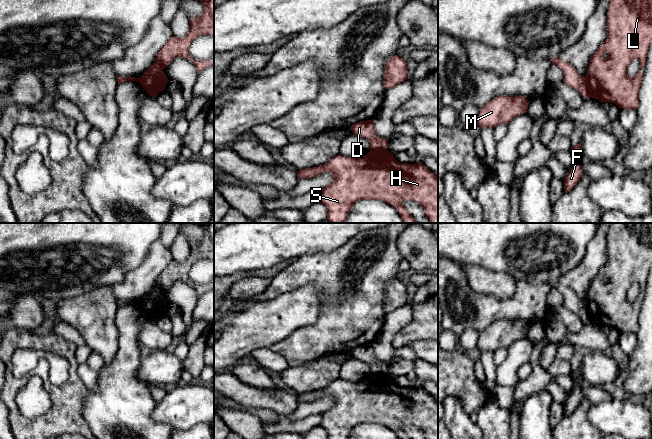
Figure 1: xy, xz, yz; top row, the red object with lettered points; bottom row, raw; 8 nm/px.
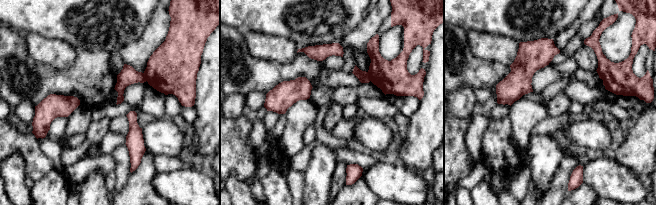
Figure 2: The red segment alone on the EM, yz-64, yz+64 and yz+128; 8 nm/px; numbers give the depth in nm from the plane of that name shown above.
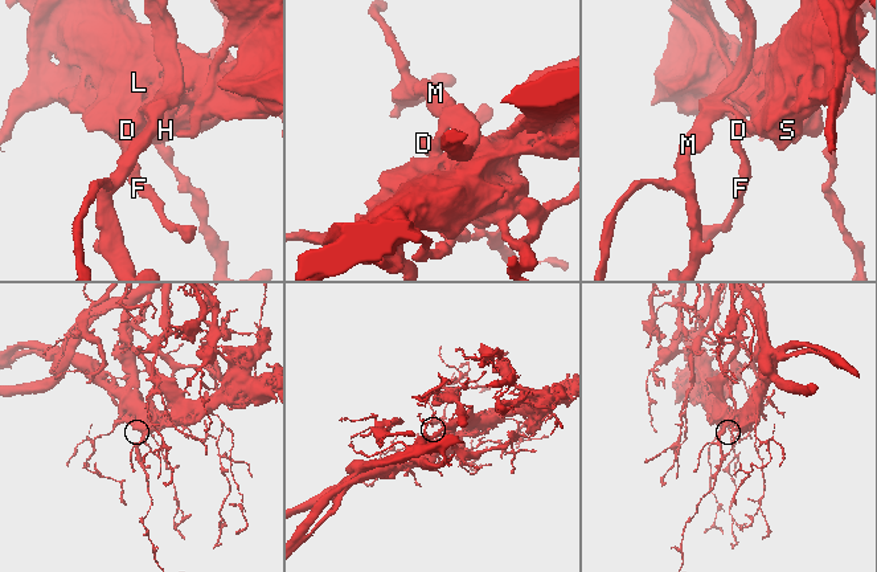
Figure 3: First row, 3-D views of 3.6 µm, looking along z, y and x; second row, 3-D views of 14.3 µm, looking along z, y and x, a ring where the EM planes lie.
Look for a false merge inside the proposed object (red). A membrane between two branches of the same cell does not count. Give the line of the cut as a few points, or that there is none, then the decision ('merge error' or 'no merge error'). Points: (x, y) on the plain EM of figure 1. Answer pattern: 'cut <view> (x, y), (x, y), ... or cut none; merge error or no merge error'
cut yz (584, 302), (591, 320); merge error

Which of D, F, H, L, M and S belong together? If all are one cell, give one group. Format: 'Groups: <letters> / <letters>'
Groups: D F M / H L S

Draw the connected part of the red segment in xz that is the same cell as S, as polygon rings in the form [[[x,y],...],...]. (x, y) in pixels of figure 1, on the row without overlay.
[[[370,374],[360,382],[351,382],[339,378],[321,390],[297,395],[297,401],[298,404],[308,403],[323,396],[330,396],[333,399],[332,406],[322,413],[320,424],[327,431],[327,439],[348,439],[351,431],[363,423],[384,425],[393,430],[400,439],[411,439],[402,428],[404,424],[411,424],[423,432],[425,439],[438,439],[438,402],[422,386],[412,389],[399,387],[393,378],[387,374]]]

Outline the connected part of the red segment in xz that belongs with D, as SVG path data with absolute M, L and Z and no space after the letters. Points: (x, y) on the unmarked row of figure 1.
M372 344L360 345L350 350L350 353L354 359L366 362L370 367L371 374L386 374L388 372L388 364L376 360Z

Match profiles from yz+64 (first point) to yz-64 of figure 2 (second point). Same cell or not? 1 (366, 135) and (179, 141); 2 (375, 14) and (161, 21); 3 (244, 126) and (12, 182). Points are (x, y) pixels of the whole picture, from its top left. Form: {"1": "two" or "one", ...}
{"1": "one", "2": "one", "3": "two"}

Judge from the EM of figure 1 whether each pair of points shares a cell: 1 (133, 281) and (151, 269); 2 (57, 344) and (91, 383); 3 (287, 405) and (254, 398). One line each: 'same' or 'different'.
1: same
2: different
3: same

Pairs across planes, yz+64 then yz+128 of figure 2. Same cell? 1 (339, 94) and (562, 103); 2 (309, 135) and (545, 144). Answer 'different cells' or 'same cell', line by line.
1: different cells
2: different cells

